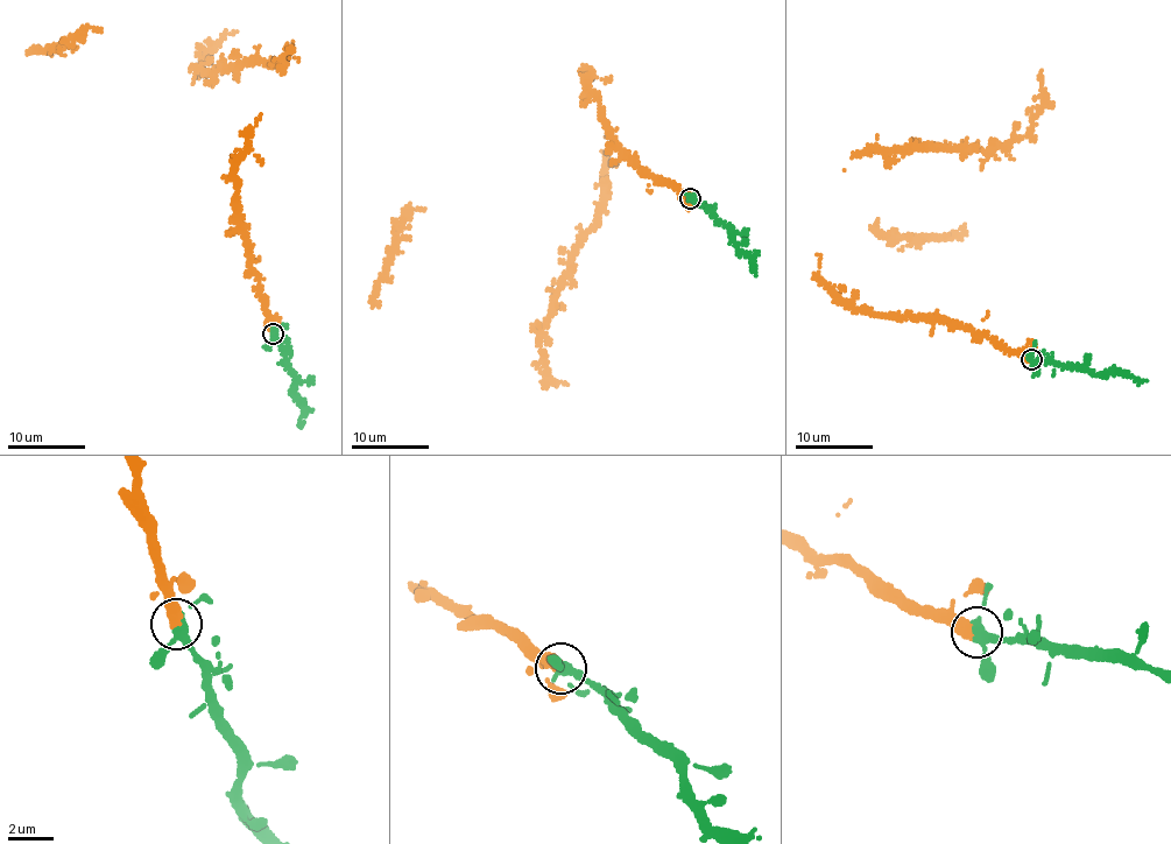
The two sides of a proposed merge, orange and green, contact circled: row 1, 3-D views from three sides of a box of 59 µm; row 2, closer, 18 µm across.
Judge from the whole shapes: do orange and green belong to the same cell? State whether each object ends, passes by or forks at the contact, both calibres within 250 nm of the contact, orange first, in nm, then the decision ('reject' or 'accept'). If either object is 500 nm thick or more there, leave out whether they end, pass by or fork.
orange ends | green forks | 440/320 nm | accept

